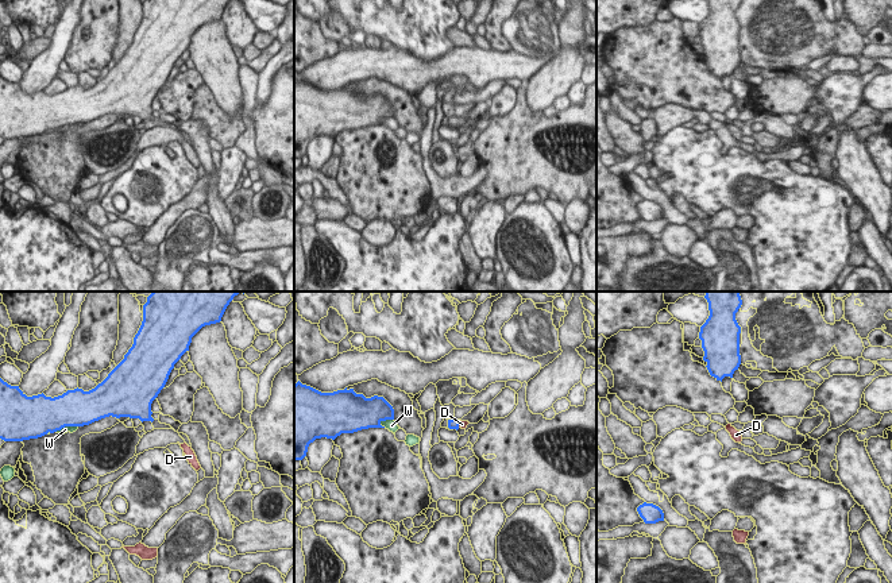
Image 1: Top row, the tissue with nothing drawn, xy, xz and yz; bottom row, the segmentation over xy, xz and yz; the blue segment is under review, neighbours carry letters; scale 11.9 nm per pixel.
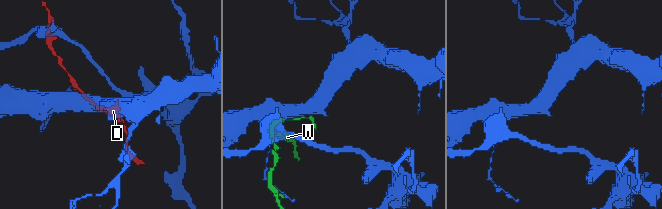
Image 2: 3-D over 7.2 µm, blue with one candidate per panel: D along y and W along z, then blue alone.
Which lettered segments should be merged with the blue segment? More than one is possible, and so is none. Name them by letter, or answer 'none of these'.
D

